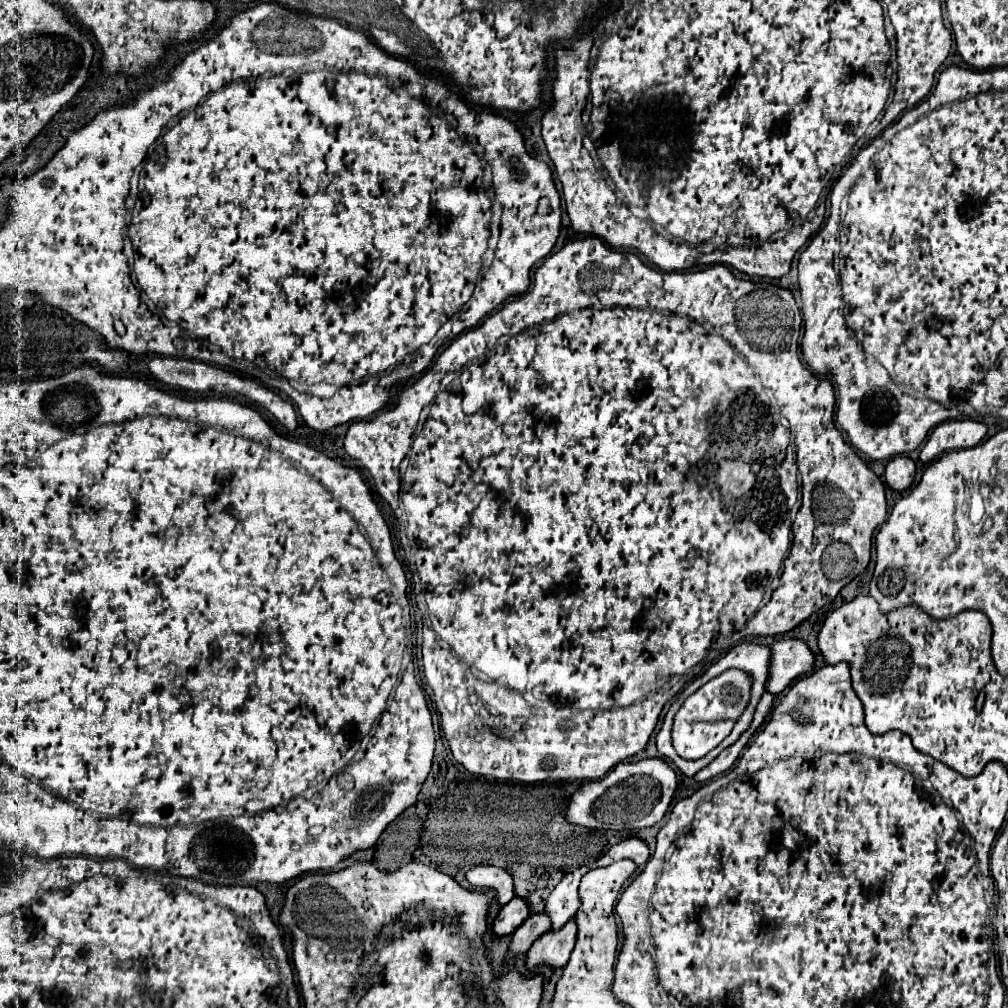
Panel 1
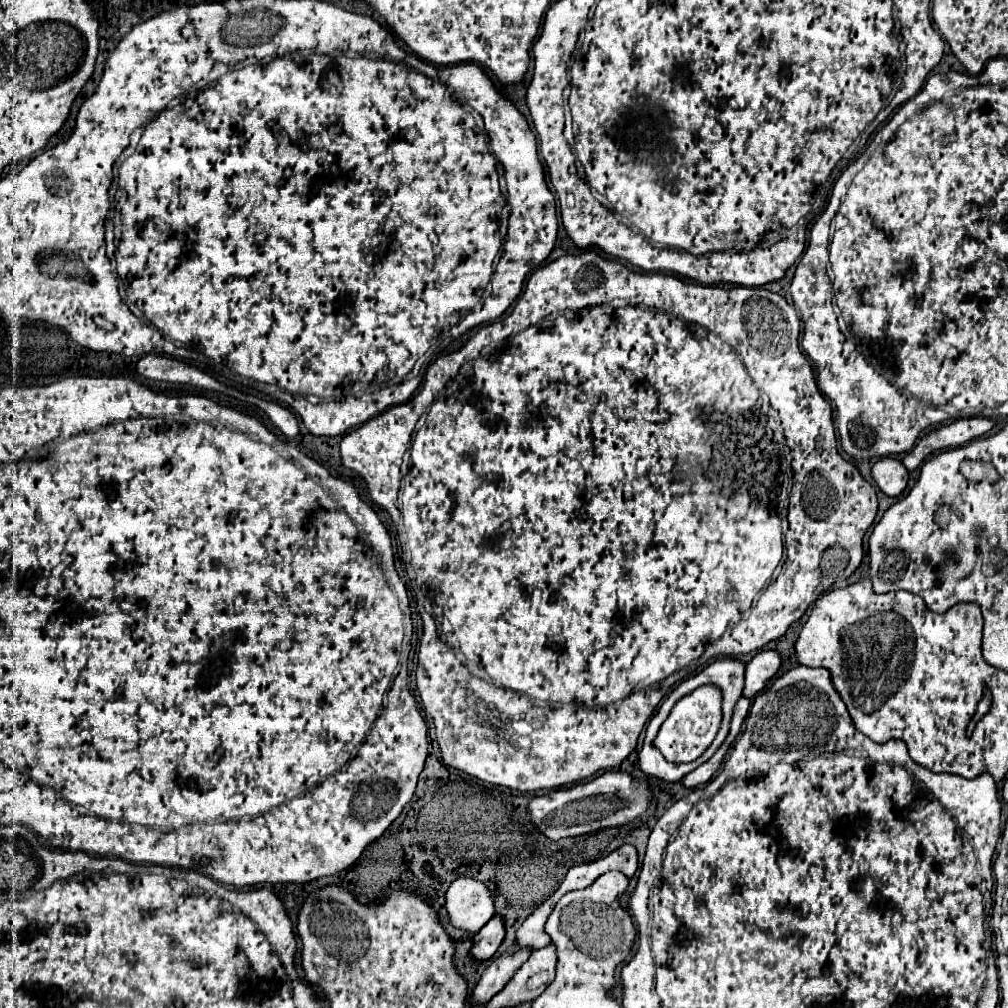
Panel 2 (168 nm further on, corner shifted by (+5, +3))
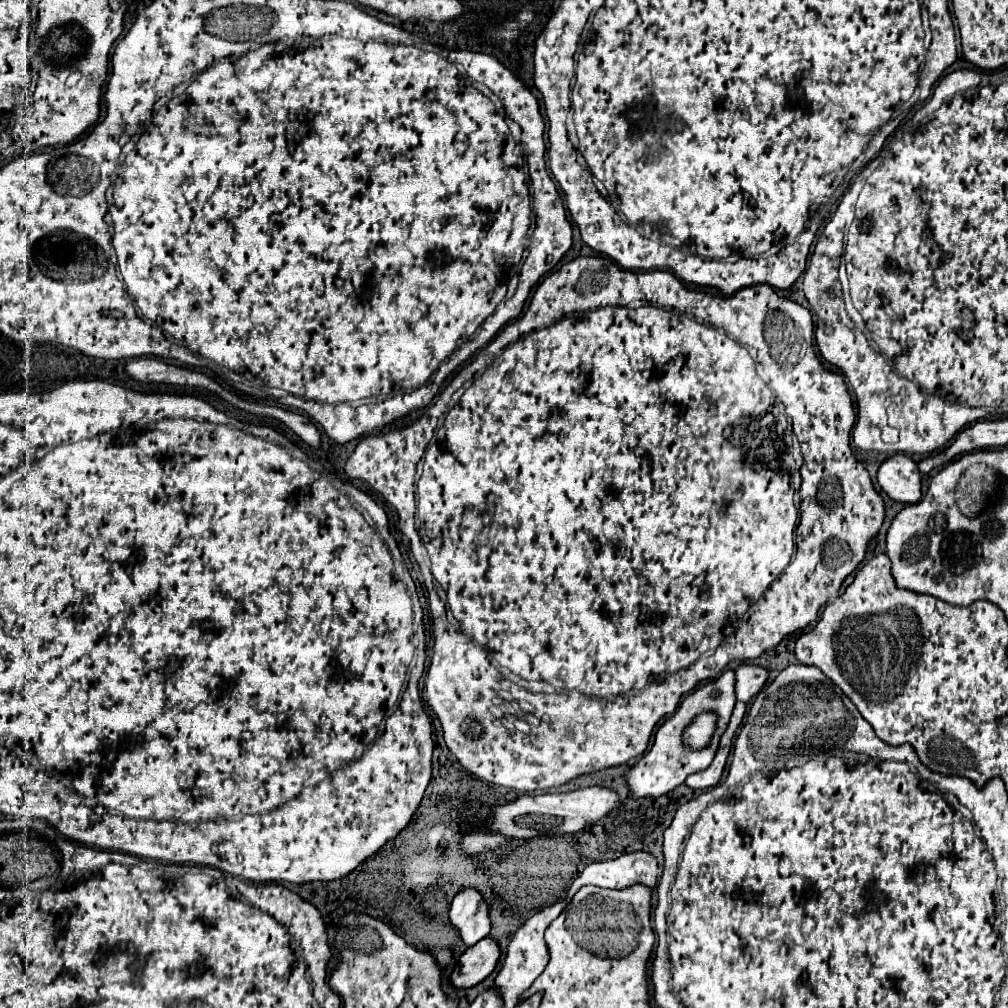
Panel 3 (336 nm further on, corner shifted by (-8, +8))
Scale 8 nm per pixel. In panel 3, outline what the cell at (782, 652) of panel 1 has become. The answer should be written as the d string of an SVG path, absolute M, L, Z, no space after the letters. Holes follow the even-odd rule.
M742 662L736 668L736 698L740 702L750 702L766 684L770 670L764 666Z

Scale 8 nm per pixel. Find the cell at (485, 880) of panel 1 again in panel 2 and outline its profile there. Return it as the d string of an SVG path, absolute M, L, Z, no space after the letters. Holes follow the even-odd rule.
M455 879L445 893L445 909L455 929L477 933L493 917L489 889L475 879Z

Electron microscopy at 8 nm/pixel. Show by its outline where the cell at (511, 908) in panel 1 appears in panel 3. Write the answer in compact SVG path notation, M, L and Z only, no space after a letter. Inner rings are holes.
M486 936L460 956L460 962L454 968L450 982L456 988L474 986L482 982L496 968L498 960L500 960L500 946L494 938Z

